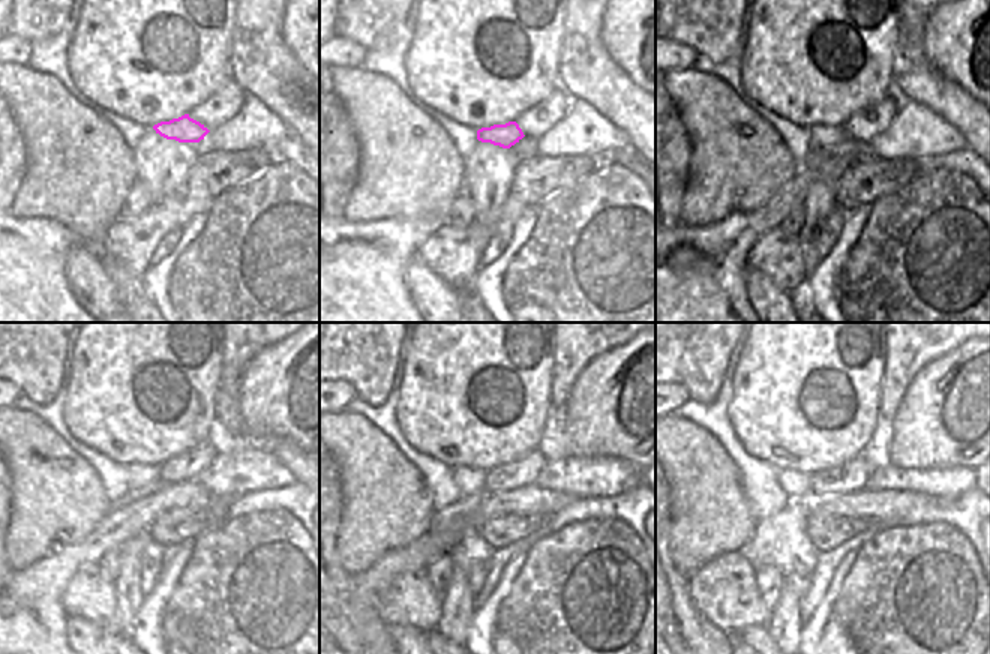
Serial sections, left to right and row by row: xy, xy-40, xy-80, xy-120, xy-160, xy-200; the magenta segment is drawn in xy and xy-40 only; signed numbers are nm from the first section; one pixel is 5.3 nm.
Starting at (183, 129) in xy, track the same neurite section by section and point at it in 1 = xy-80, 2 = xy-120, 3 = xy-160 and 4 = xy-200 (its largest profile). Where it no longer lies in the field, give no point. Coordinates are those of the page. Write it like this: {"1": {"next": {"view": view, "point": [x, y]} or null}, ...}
{"1": {"next": {"view": "xy-80", "point": [821, 135]}}, "2": {"next": {"view": "xy-120", "point": [138, 476]}}, "3": {"next": {"view": "xy-160", "point": [468, 480]}}, "4": {"next": {"view": "xy-200", "point": [795, 485]}}}

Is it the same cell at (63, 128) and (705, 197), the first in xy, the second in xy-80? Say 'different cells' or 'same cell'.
same cell

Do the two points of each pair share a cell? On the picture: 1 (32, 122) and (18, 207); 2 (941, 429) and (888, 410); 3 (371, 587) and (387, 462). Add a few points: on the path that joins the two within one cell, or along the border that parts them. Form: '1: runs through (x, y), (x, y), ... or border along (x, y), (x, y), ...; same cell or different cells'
1: runs through (39, 143), (39, 186); same cell
2: border along (911, 380), (891, 419); different cells
3: border along (405, 545), (386, 552), (353, 578); different cells

